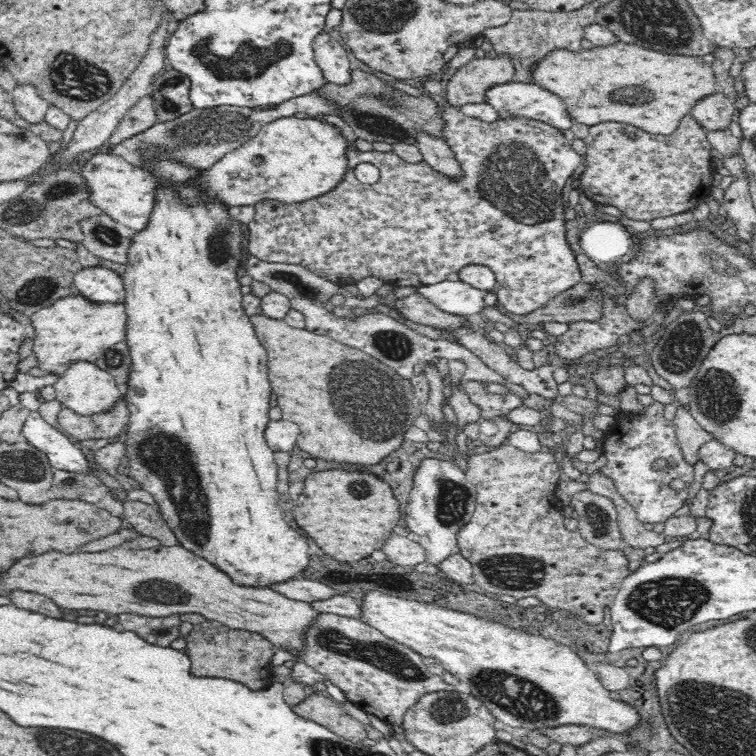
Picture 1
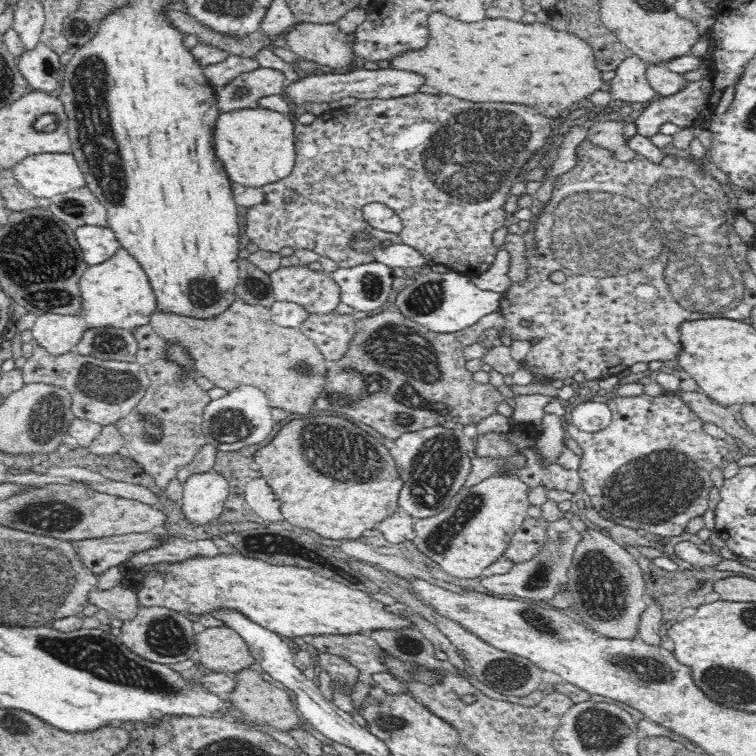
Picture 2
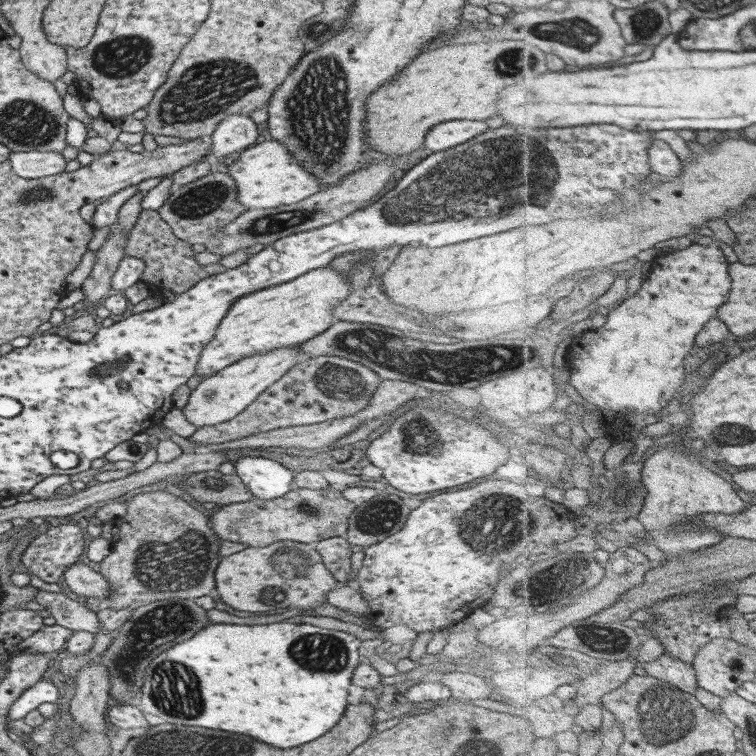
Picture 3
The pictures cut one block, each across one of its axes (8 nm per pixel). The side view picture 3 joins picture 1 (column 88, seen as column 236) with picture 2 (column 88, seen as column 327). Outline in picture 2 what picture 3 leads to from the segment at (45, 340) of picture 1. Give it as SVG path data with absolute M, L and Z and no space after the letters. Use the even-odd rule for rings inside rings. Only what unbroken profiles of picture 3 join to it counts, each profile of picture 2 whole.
M123 248L102 264L89 266L79 282L82 308L78 316L83 318L87 328L136 328L149 324L150 316L156 312L156 298L150 282L140 263Z

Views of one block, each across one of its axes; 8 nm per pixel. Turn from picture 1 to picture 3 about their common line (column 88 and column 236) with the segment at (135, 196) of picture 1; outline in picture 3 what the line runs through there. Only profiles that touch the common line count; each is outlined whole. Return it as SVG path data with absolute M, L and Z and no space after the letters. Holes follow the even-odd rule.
M276 140L248 147L241 152L238 160L227 167L227 174L233 178L237 188L237 201L248 209L291 205L322 190L321 182L288 153L288 148Z

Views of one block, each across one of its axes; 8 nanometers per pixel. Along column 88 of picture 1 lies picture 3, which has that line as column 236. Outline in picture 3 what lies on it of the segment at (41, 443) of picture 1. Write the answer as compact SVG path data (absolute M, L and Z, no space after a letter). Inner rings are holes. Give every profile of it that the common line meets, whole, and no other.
M240 457L233 462L236 474L253 498L272 500L294 488L295 474L278 461L265 457Z

